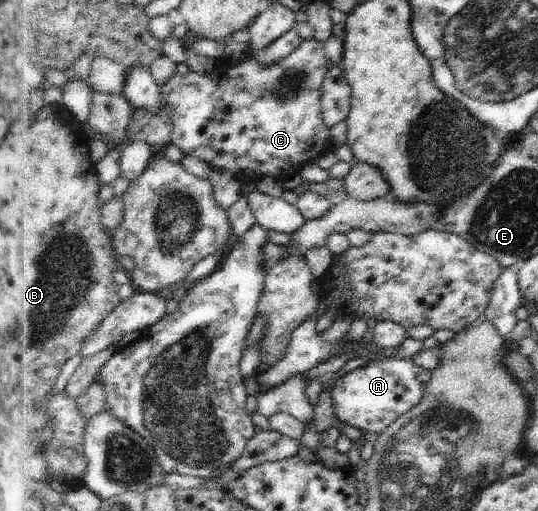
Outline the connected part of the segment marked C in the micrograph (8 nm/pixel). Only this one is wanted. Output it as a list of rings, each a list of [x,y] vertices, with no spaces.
[[[311,39],[305,41],[304,45],[301,46],[299,50],[296,50],[290,57],[277,61],[275,64],[262,63],[258,59],[257,53],[254,53],[250,55],[248,59],[241,61],[237,65],[231,64],[226,66],[224,63],[222,67],[219,67],[213,73],[200,73],[195,70],[186,76],[177,73],[170,80],[170,84],[166,84],[162,88],[163,96],[166,100],[169,100],[170,106],[173,107],[174,110],[173,120],[175,126],[172,142],[183,150],[186,157],[193,155],[207,161],[211,164],[213,169],[230,170],[236,174],[237,178],[239,178],[243,184],[257,184],[258,182],[261,182],[263,178],[267,178],[267,176],[273,176],[283,182],[286,182],[293,177],[297,177],[306,165],[318,162],[323,155],[327,155],[329,152],[333,151],[333,129],[326,123],[326,110],[324,109],[323,95],[325,94],[324,80],[337,66],[337,63],[329,58],[325,46],[327,46],[325,41]]]

